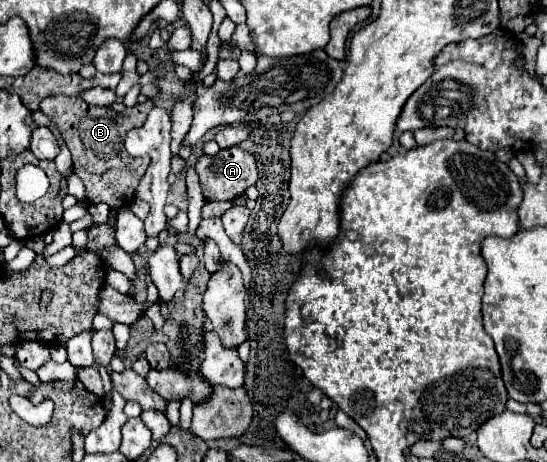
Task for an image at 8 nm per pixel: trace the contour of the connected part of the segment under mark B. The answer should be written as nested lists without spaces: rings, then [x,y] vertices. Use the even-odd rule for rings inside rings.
[[[54,95],[40,103],[40,111],[54,121],[66,147],[70,149],[74,173],[82,179],[86,187],[86,199],[92,205],[106,203],[112,209],[122,209],[134,201],[136,187],[142,175],[146,173],[150,159],[148,157],[134,159],[126,155],[124,137],[130,129],[144,125],[144,119],[148,117],[150,109],[152,109],[150,99],[146,103],[128,107],[122,113],[116,113],[110,107],[92,107],[86,105],[82,99],[68,95]]]

